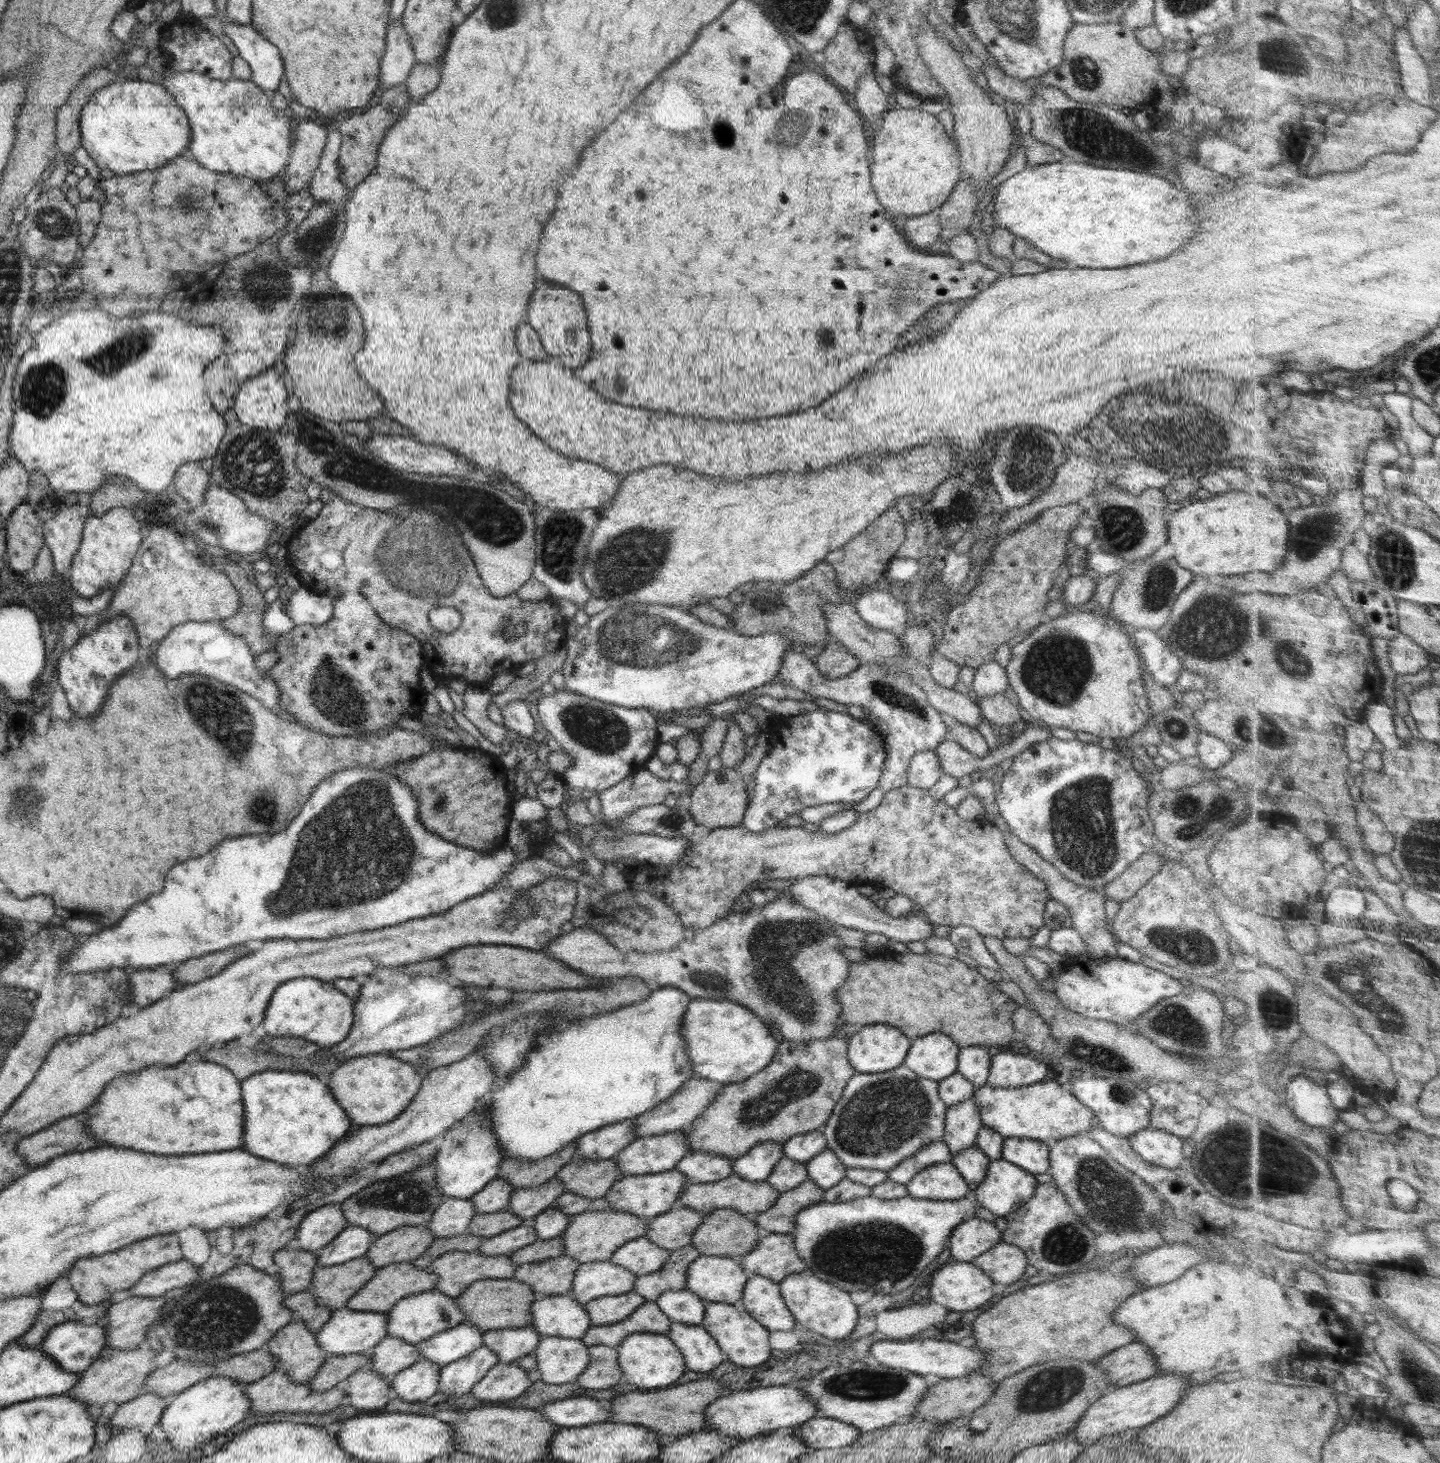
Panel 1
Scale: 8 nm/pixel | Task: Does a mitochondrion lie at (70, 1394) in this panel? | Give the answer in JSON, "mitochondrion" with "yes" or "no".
{"mitochondrion":"no"}

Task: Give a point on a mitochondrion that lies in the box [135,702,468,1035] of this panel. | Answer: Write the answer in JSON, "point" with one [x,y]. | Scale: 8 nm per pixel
{"point":[374,844]}

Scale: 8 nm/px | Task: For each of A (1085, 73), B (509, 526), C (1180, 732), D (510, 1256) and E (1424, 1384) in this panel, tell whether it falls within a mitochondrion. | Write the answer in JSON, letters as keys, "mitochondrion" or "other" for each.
{"A":"mitochondrion","B":"mitochondrion","C":"other","D":"other","E":"mitochondrion"}

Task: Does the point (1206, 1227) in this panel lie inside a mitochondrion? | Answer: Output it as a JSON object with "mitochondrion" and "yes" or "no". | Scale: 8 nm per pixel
{"mitochondrion":"no"}

